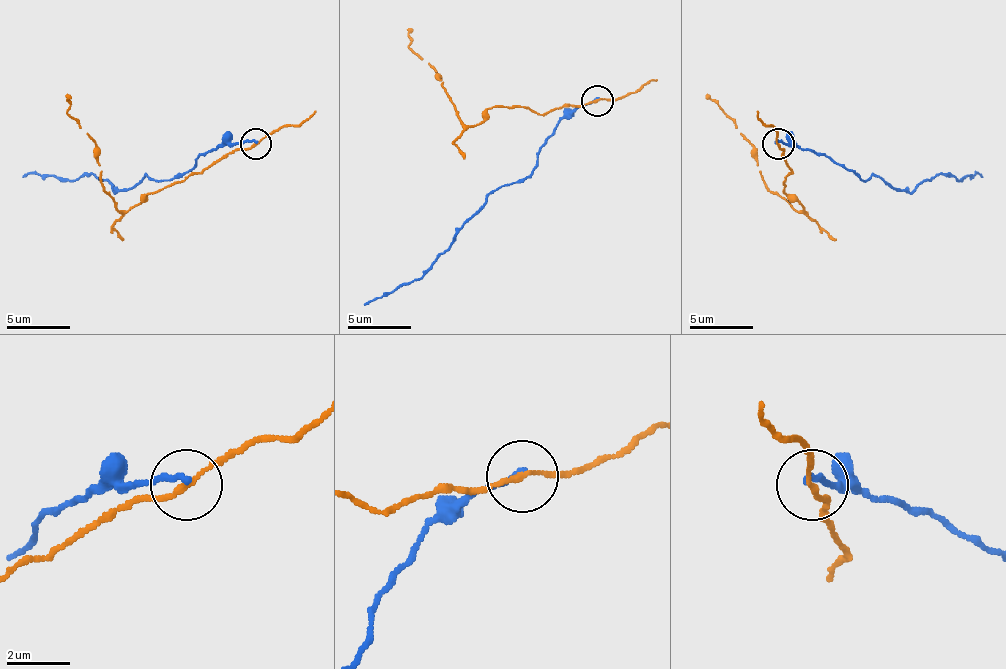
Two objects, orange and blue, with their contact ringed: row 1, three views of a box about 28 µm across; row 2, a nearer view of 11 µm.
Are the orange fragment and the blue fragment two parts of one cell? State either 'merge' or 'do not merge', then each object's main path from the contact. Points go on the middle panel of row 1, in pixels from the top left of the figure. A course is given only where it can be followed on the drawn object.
do not merge | orange via (596, 101), (565, 104), (546, 114), (489, 107), (467, 126), (439, 76), (410, 47), (407, 29) | blue via (596, 98), (565, 117), (540, 148), (527, 177), (505, 183), (486, 199), (420, 278), (376, 297), (363, 306)

